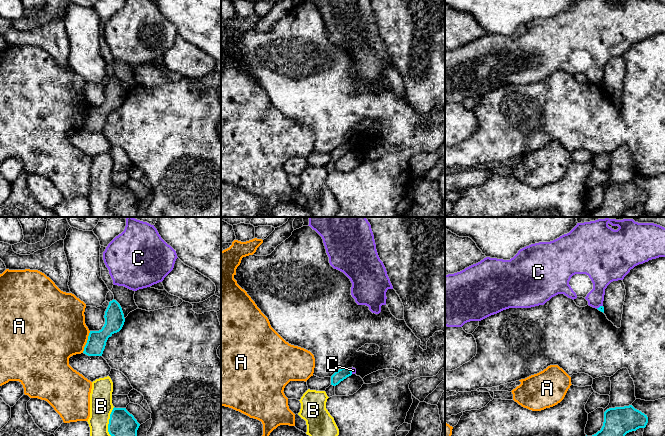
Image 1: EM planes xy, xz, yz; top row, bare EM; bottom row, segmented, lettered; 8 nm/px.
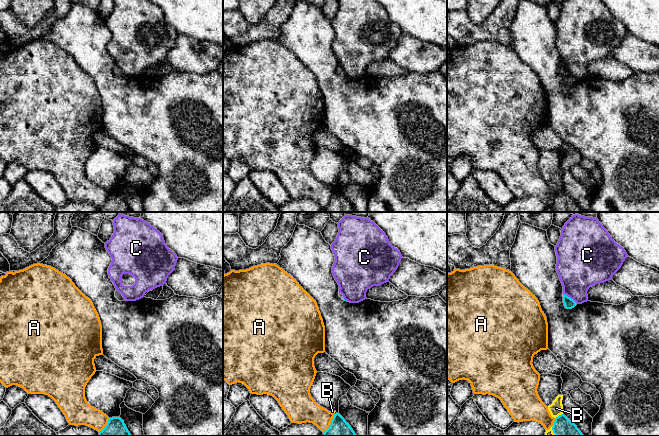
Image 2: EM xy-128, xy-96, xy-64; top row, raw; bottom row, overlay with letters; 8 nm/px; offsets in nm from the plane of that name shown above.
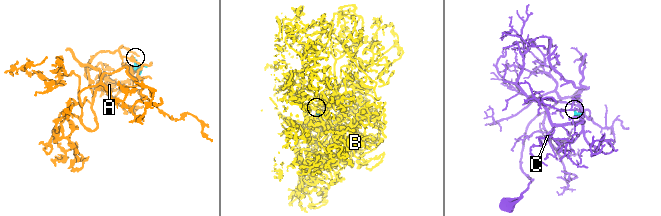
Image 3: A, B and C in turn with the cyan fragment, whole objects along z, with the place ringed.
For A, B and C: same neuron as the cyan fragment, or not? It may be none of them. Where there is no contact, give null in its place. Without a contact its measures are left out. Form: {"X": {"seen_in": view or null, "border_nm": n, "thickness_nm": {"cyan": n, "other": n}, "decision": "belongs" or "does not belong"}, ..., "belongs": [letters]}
{"A": {"seen_in": "xy", "border_nm": 190, "thickness_nm": {"cyan": 150, "other": 460}, "decision": "does not belong"}, "B": {"seen_in": "xy", "border_nm": 280, "thickness_nm": {"cyan": 220, "other": 180}, "decision": "does not belong"}, "C": {"seen_in": "yz", "border_nm": 60, "thickness_nm": {"cyan": 50, "other": 190}, "decision": "does not belong"}, "belongs": []}

